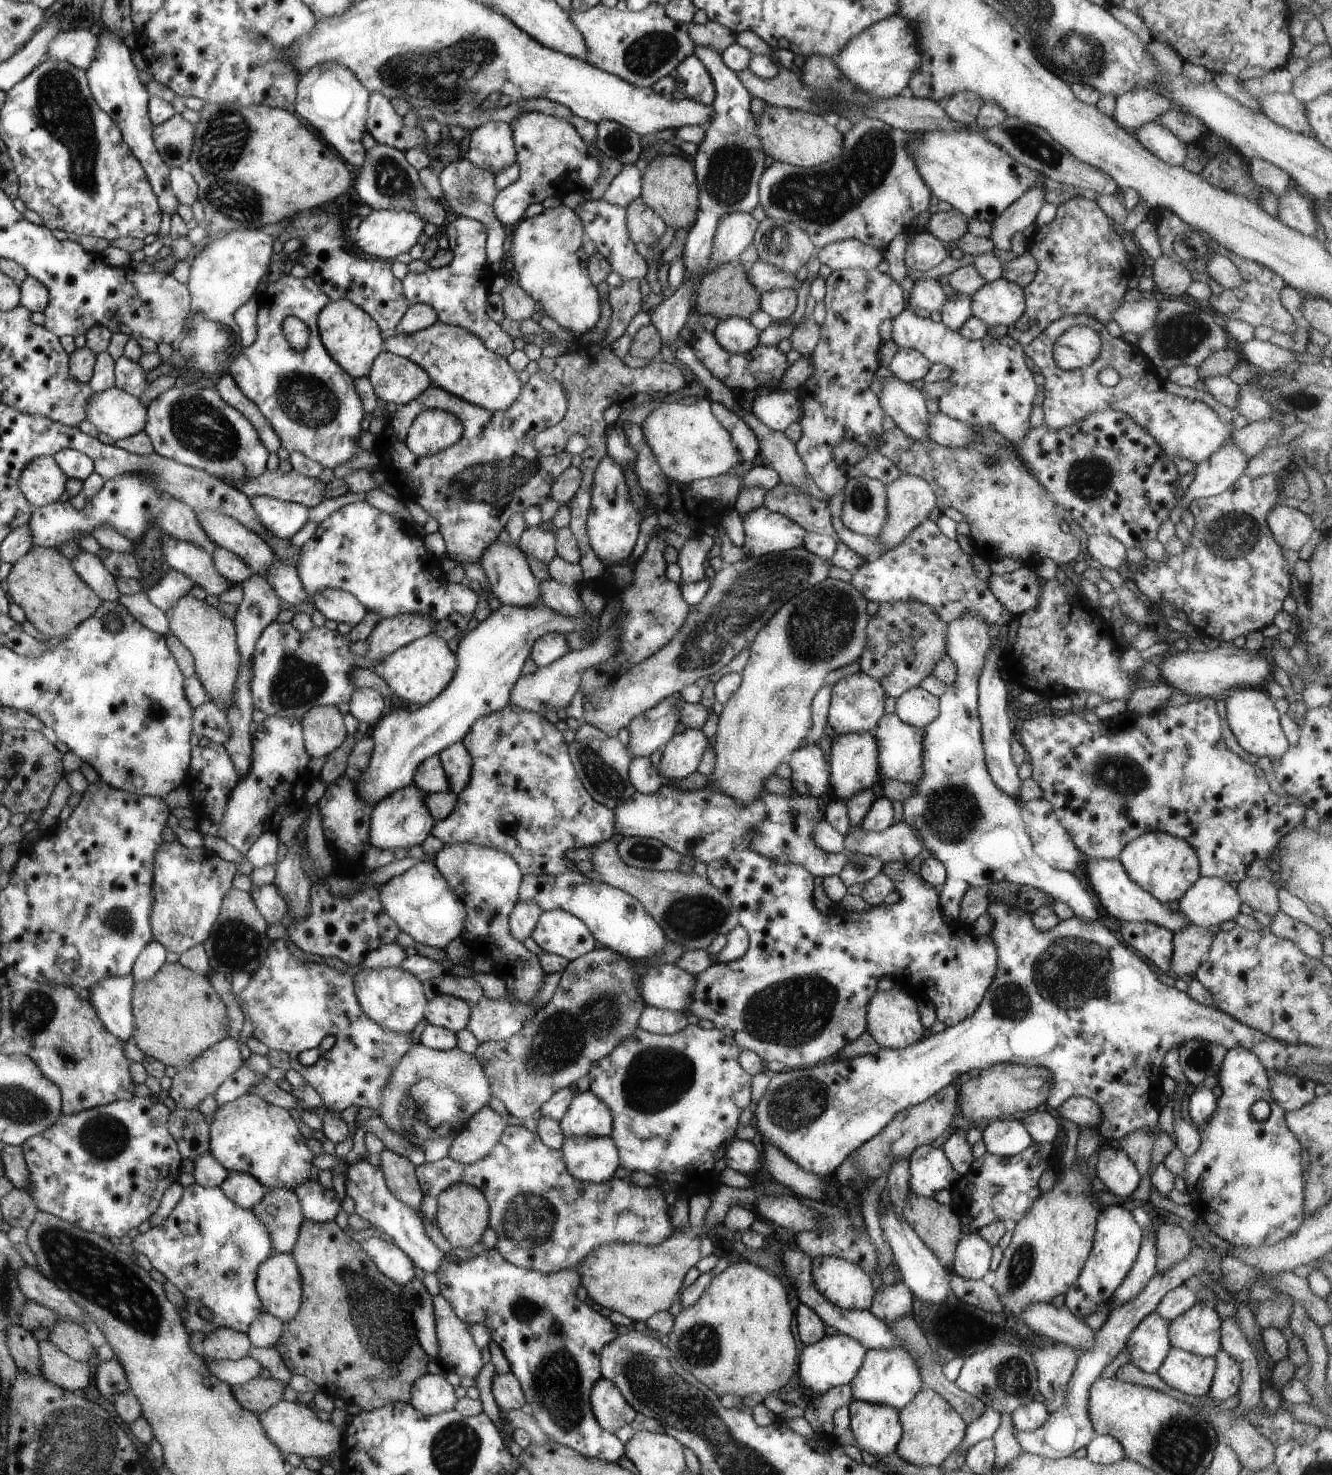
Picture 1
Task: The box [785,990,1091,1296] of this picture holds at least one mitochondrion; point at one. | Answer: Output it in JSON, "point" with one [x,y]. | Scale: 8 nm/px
{"point":[1022,1262]}

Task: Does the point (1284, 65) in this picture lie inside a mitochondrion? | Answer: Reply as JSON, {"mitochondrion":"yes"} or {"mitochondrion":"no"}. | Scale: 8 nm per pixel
{"mitochondrion":"no"}

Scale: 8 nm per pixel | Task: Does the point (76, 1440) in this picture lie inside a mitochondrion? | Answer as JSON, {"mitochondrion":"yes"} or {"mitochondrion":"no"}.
{"mitochondrion":"yes"}

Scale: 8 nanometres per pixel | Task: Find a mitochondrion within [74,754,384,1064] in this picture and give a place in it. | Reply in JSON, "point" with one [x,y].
{"point":[236,943]}

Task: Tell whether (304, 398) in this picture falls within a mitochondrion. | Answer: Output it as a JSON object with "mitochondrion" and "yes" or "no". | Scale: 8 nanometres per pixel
{"mitochondrion":"yes"}

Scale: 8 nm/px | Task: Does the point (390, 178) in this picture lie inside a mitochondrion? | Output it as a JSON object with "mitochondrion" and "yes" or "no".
{"mitochondrion":"yes"}

